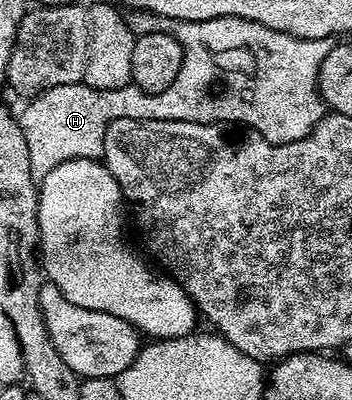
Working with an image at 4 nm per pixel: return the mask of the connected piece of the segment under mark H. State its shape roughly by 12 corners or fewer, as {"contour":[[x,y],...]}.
{"contour":[[179,21],[167,91],[51,87],[19,120],[33,177],[100,158],[115,119],[258,129],[325,116],[334,38]]}

